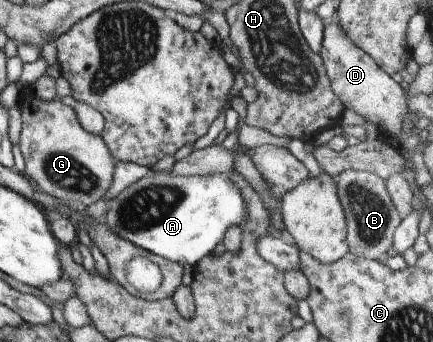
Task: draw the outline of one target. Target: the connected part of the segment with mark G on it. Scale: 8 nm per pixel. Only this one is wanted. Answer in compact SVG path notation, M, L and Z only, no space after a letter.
M26 89L23 94L19 93L17 107L20 109L18 146L24 161L23 174L31 177L41 192L69 207L77 207L77 203L88 206L103 197L111 183L116 161L99 136L81 129L74 109L60 101L43 101L35 96L31 89Z

